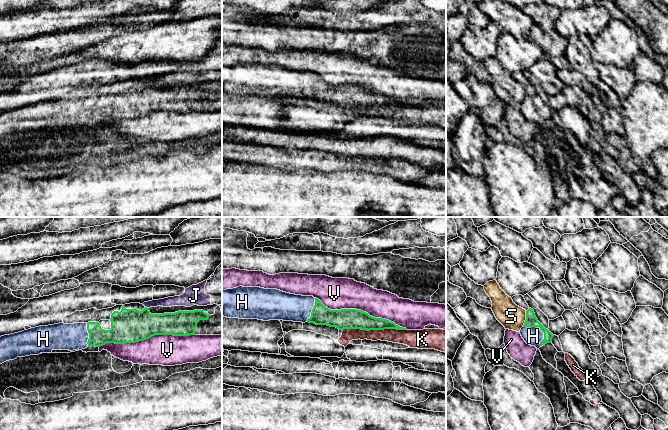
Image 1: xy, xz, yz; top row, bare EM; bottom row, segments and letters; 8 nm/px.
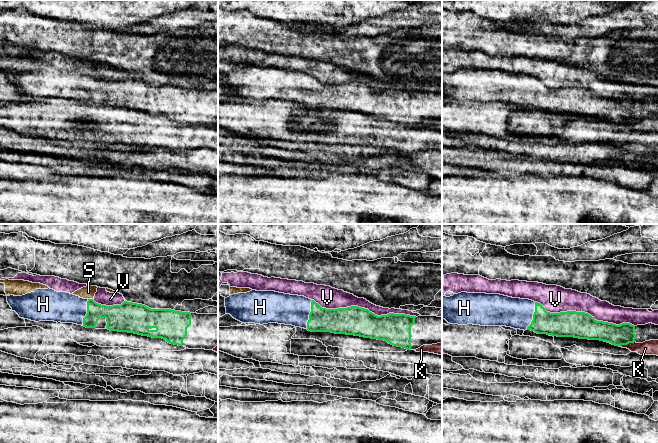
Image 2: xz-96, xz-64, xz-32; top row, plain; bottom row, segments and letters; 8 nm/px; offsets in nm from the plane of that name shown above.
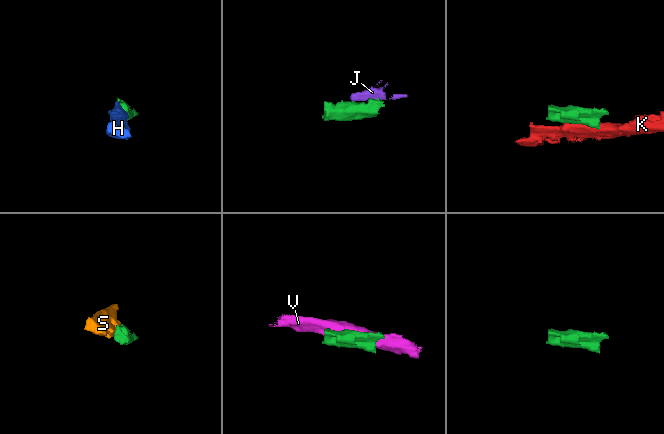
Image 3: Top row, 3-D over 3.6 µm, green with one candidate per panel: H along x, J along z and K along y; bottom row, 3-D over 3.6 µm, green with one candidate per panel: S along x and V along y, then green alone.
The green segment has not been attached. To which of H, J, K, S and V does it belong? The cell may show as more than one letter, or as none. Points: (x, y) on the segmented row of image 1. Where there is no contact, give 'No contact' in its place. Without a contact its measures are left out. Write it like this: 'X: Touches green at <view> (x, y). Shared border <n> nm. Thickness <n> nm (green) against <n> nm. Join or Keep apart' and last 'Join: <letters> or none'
H: Touches green at yz (540, 329). Shared border 240 nm. Thickness 100 nm (green) against 150 nm. Join
J: Touches green at xy (146, 307). Shared border 40 nm. Thickness 280 nm (green) against 80 nm. Keep apart
K: Touches green at xz (374, 329). Shared border 500 nm. Thickness 160 nm (green) against 110 nm. Keep apart
S: Touches green at yz (526, 318). Shared border 120 nm. Thickness 100 nm (green) against 200 nm. Keep apart
V: Touches green at xy (146, 338). Shared border 800 nm. Thickness 280 nm (green) against 260 nm. Keep apart
Join: H

